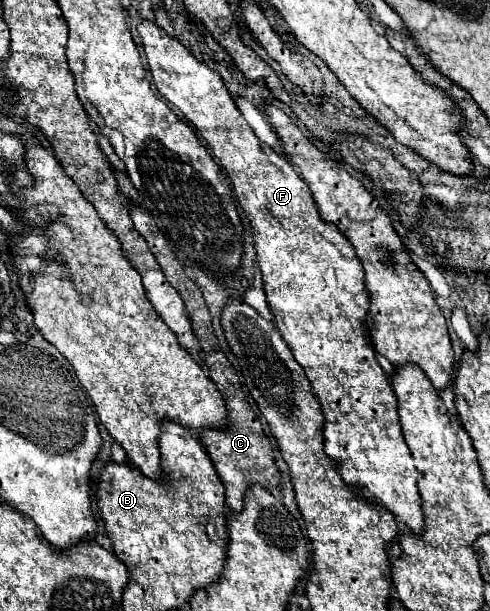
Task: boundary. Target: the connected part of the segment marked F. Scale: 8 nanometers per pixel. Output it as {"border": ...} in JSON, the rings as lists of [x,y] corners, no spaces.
{"border":[[[141,21],[141,23],[137,25],[137,31],[139,31],[141,39],[143,39],[143,49],[145,49],[145,55],[147,55],[149,69],[151,69],[151,75],[153,75],[153,81],[155,81],[157,91],[159,91],[171,105],[175,105],[175,107],[183,113],[183,117],[185,117],[189,123],[193,123],[195,129],[201,133],[201,137],[207,141],[207,145],[209,145],[213,157],[219,159],[219,163],[223,165],[225,173],[229,175],[229,181],[231,181],[231,185],[233,185],[233,195],[235,195],[237,203],[239,203],[241,209],[247,213],[247,219],[249,219],[249,223],[251,223],[253,237],[255,237],[257,263],[259,263],[259,269],[261,269],[265,295],[267,295],[267,301],[269,301],[269,309],[271,309],[271,313],[273,313],[273,317],[275,317],[273,321],[275,321],[277,329],[281,331],[283,339],[287,341],[287,345],[291,347],[291,351],[293,351],[297,363],[299,363],[299,365],[303,367],[303,371],[307,373],[307,379],[309,379],[309,383],[311,383],[311,391],[313,391],[313,395],[315,395],[315,397],[319,399],[319,403],[321,403],[321,411],[323,411],[323,417],[325,417],[325,421],[323,421],[323,445],[325,445],[325,453],[327,453],[333,461],[337,461],[337,471],[341,473],[343,481],[349,483],[363,499],[387,507],[387,509],[389,509],[393,515],[397,515],[413,533],[421,533],[421,529],[423,529],[423,511],[421,511],[421,499],[419,499],[419,491],[417,491],[417,471],[415,471],[415,465],[413,465],[409,447],[407,447],[407,443],[405,443],[405,439],[403,439],[403,433],[401,433],[401,423],[399,423],[399,415],[397,415],[397,399],[395,399],[395,393],[393,393],[393,389],[391,389],[389,377],[387,377],[387,375],[383,373],[383,369],[379,367],[379,363],[377,363],[377,359],[375,359],[375,353],[373,353],[373,347],[371,347],[371,343],[367,341],[365,331],[363,331],[363,317],[365,317],[367,307],[369,307],[369,295],[365,293],[363,267],[361,267],[361,263],[359,263],[359,259],[357,259],[357,255],[355,255],[355,251],[353,251],[353,245],[349,245],[349,239],[347,239],[345,235],[337,233],[335,225],[321,221],[319,211],[317,211],[317,205],[315,205],[315,201],[313,201],[313,197],[311,197],[311,191],[309,191],[307,183],[299,177],[299,173],[295,173],[293,165],[291,165],[287,159],[279,157],[267,143],[263,143],[263,141],[257,139],[257,135],[253,133],[253,129],[247,125],[247,121],[245,121],[245,119],[241,117],[241,113],[237,111],[237,107],[235,107],[235,103],[233,103],[233,99],[231,99],[231,95],[229,95],[229,91],[227,91],[227,87],[225,87],[225,83],[223,83],[223,79],[221,79],[219,73],[211,71],[211,69],[205,67],[199,59],[191,57],[191,51],[189,51],[185,45],[181,45],[179,41],[175,41],[171,35],[167,35],[163,29],[159,29],[153,21]]]}

